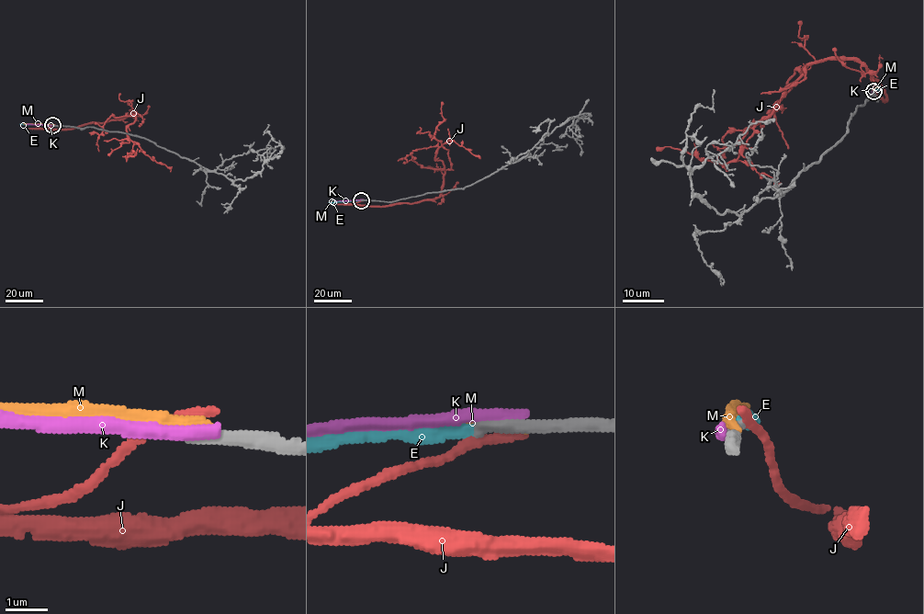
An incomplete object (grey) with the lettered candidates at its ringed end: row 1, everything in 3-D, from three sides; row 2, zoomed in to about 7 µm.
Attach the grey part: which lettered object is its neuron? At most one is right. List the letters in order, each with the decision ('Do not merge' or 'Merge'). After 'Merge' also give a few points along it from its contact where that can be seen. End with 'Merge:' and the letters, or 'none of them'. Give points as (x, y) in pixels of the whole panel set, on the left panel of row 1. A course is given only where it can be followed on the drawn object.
E: Merge. Its course: (53, 125), (20, 123)
J: Do not merge
K: Do not merge
M: Do not merge
Merge: E

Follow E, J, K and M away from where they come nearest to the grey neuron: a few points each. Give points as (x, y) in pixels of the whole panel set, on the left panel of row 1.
E: (53, 125), (20, 123)
J: (53, 125), (46, 129), (123, 119), (134, 110), (136, 119), (127, 129), (133, 145), (126, 158), (134, 152)
K: (54, 125), (27, 124)
M: (54, 125), (24, 123)

